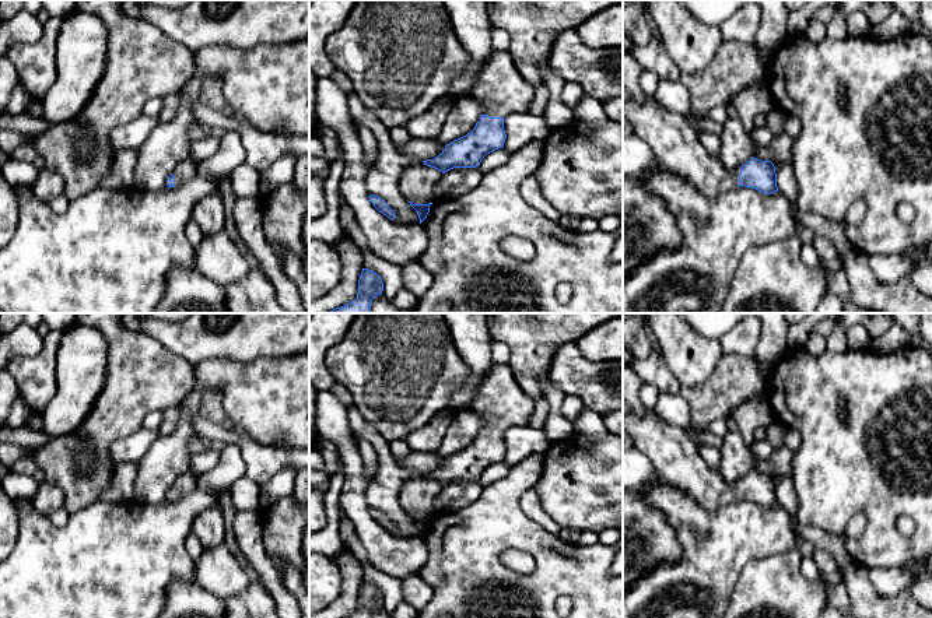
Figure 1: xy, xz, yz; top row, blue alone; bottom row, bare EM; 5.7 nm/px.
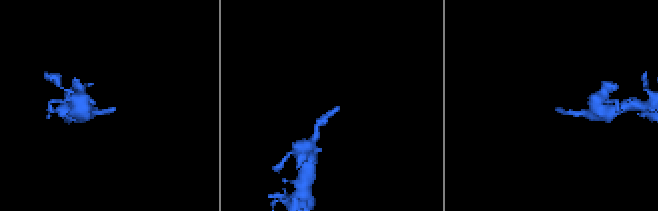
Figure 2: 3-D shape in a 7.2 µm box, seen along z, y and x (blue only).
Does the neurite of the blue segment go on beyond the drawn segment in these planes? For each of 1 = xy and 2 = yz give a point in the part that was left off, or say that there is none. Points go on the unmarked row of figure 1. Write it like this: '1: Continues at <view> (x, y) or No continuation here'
1: Continues at xy (186, 483)
2: Continues at yz (673, 455)

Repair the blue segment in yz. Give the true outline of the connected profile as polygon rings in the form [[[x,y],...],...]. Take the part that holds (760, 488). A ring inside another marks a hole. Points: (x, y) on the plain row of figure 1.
[[[647,410],[641,418],[634,412],[623,415],[623,433],[631,440],[631,446],[649,459],[663,481],[696,499],[708,512],[739,499],[764,508],[778,505],[771,474],[753,470],[740,481],[728,482],[719,468],[705,463],[686,429],[666,424],[654,410]]]

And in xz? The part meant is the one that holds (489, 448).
[[[493,362],[470,405],[484,421],[480,433],[470,446],[446,457],[438,470],[423,474],[424,478],[442,487],[479,480],[487,467],[504,460],[504,431],[528,425],[533,408],[535,400],[519,387],[509,365]]]

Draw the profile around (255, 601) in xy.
[[[259,580],[250,582],[241,594],[221,601],[225,618],[280,618],[271,596]]]

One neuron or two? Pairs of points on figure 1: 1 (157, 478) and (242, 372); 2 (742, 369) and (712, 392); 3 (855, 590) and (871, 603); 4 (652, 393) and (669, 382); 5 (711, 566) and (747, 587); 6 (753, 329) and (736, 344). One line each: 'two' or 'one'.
1: one
2: one
3: one
4: two
5: two
6: one

